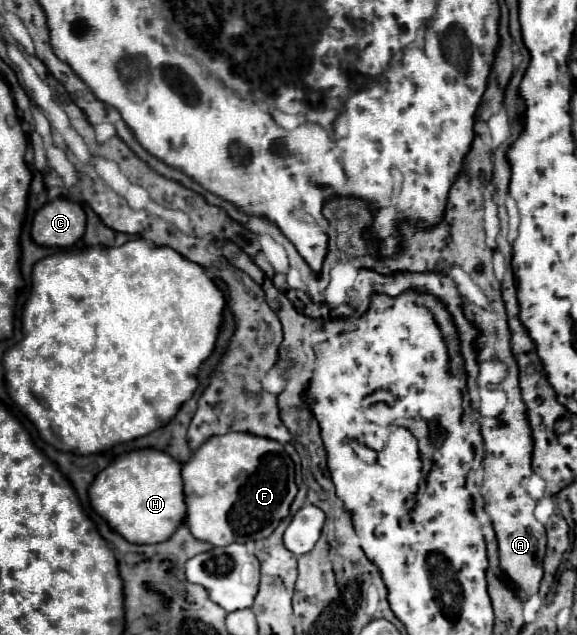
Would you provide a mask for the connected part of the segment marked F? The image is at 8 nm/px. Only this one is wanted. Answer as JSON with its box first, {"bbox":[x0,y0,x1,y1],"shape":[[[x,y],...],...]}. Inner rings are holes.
{"bbox":[183,433,297,547],"shape":[[[225,433],[209,437],[183,465],[183,483],[187,503],[185,523],[189,531],[193,533],[193,537],[217,547],[269,537],[281,523],[281,519],[289,515],[289,507],[297,495],[295,465],[285,447],[273,439],[249,433]]]}

